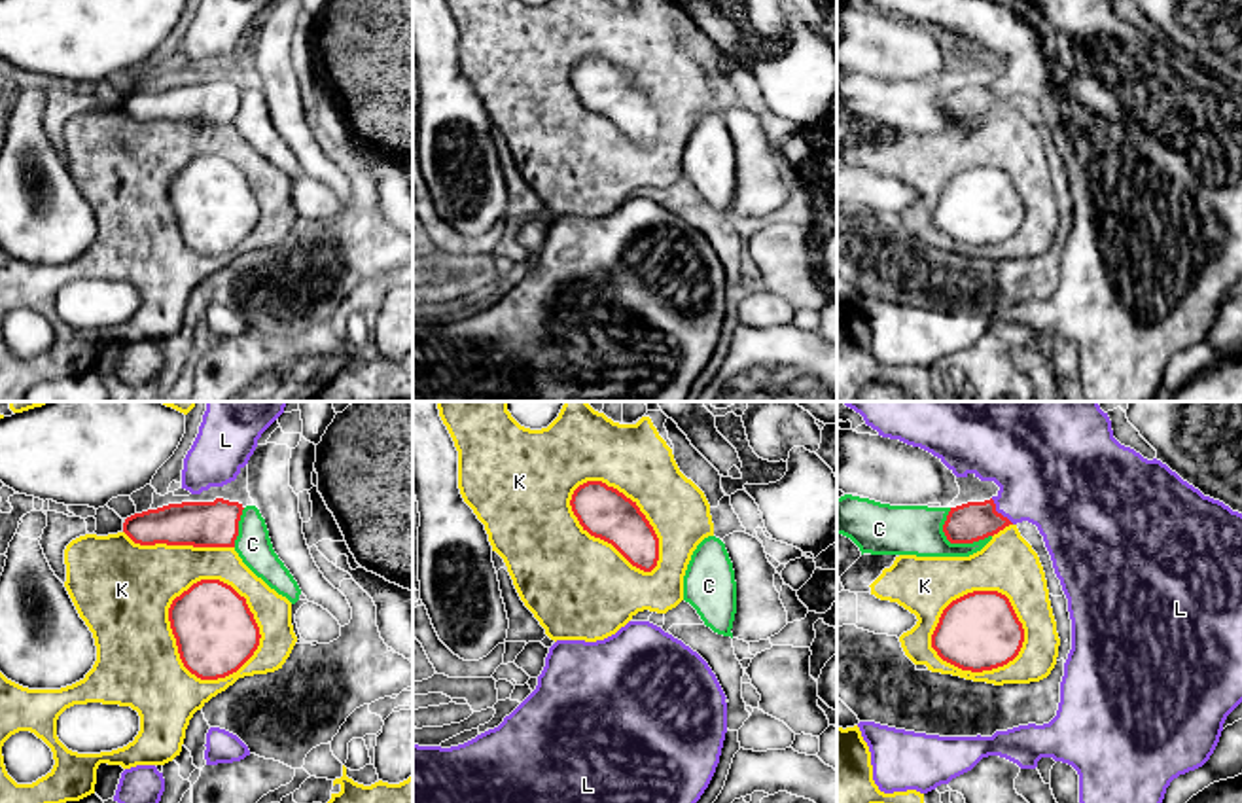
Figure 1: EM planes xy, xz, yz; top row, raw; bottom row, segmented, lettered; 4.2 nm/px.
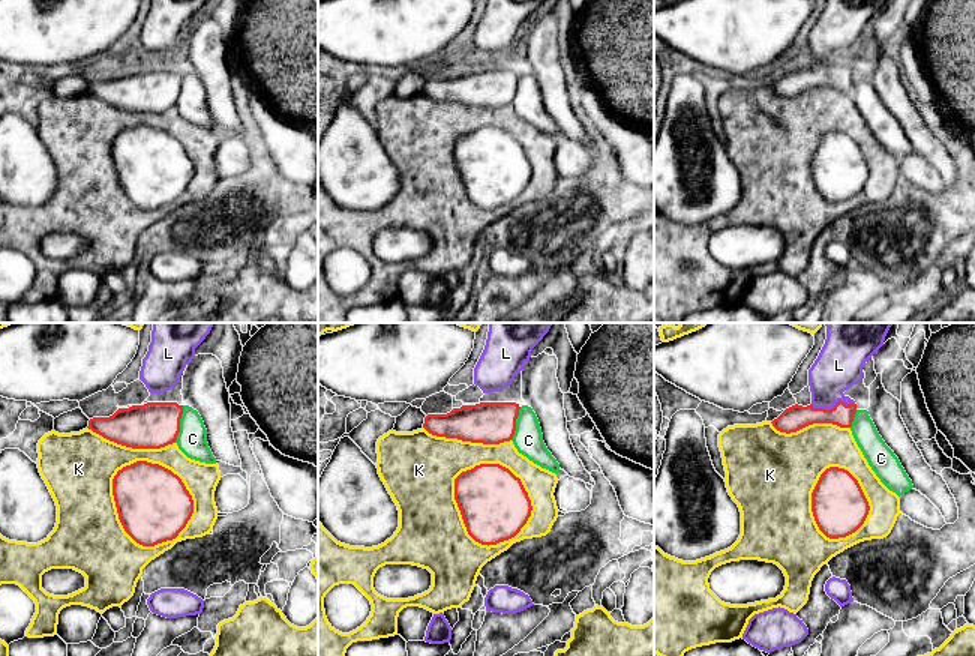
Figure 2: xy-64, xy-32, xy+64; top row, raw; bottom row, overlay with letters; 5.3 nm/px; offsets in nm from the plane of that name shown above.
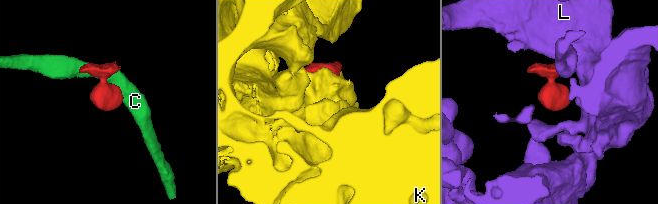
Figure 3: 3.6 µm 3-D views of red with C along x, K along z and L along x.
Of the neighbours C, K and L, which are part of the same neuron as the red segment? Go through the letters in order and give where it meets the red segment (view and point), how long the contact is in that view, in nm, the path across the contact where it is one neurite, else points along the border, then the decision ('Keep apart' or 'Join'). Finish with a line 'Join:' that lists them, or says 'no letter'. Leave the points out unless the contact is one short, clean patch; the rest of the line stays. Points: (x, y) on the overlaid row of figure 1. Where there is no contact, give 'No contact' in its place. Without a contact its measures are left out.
C: Touches red at yz (962, 542). Shared border 220 nm. Boundary: yz (941, 525), (951, 542), (977, 542), (991, 536). Keep apart
K: Touches red at xy (169, 620). Shared border 440 nm. Keep apart
L: Touches red at yz (1000, 514). Shared border 150 nm. Path across: yz (972, 521), (1000, 514), (1046, 476). Join
Join: L

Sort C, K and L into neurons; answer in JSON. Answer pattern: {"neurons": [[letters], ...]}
{"neurons": [["C"], ["K"], ["L"]]}

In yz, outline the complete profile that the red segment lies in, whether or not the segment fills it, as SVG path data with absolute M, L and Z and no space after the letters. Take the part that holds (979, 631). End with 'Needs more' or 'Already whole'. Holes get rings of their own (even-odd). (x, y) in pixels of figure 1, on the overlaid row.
M973 591L952 600L932 634L932 648L943 661L971 672L1007 665L1022 642L1022 623L998 591Z. Already whole

